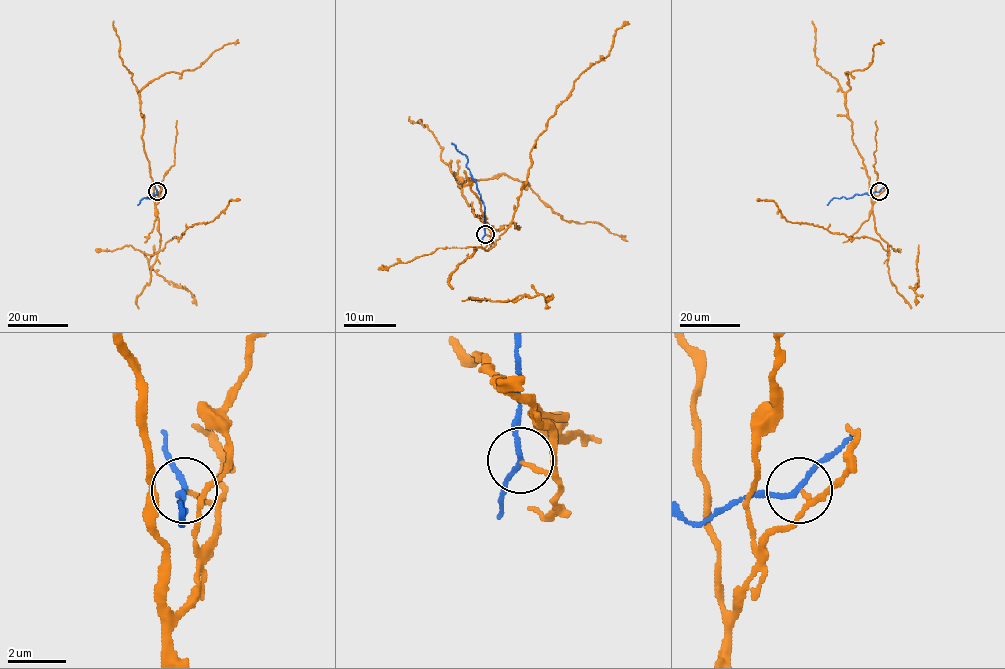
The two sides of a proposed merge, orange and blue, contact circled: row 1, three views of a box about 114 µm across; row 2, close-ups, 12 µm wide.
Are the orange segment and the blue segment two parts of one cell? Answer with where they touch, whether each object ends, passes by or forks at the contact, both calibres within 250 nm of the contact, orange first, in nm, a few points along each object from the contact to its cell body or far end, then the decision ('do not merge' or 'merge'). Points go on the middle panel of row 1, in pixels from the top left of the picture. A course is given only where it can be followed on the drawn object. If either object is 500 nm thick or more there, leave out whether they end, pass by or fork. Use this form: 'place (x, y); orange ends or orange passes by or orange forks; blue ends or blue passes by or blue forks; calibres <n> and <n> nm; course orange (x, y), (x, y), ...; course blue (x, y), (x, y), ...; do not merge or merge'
place (485, 234); orange ends; blue passes by; calibres 130 and 160 nm; course orange (484, 233), (491, 229), (456, 174), (458, 182), (525, 181), (565, 220), (600, 223), (627, 241); course blue (484, 233), (484, 207), (466, 166), (467, 159), (452, 143); do not merge

